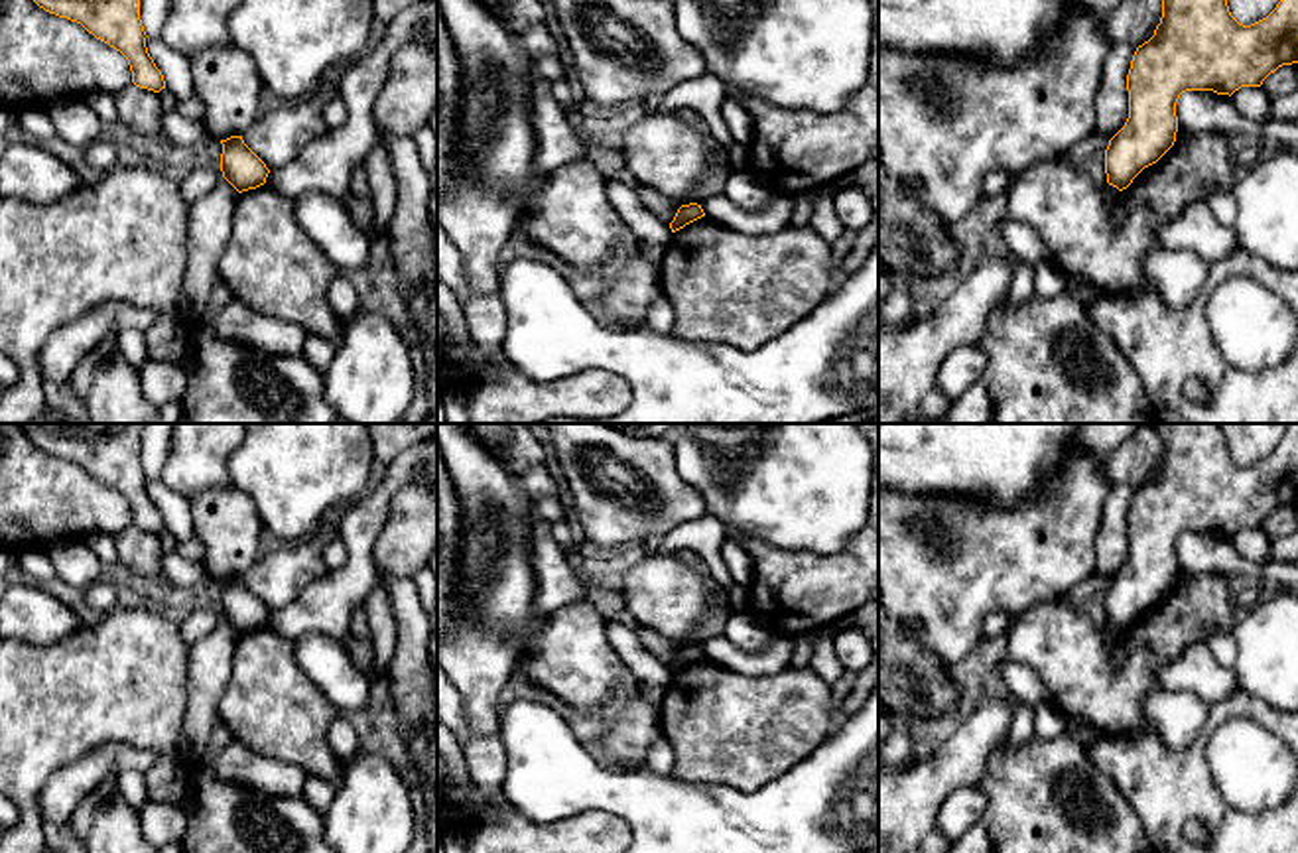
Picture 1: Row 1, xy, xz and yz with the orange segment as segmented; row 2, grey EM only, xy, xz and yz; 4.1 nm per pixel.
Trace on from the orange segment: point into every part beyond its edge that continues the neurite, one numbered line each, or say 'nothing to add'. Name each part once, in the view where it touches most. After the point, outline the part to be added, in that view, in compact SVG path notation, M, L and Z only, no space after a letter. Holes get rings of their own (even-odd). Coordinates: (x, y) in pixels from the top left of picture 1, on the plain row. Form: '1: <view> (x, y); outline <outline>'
nothing to add

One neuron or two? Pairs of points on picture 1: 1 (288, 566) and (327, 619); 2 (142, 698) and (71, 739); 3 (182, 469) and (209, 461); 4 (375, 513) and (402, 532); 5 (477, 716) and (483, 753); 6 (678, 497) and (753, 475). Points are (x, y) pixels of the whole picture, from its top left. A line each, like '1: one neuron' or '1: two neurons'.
1: two neurons
2: one neuron
3: one neuron
4: two neurons
5: two neurons
6: two neurons

